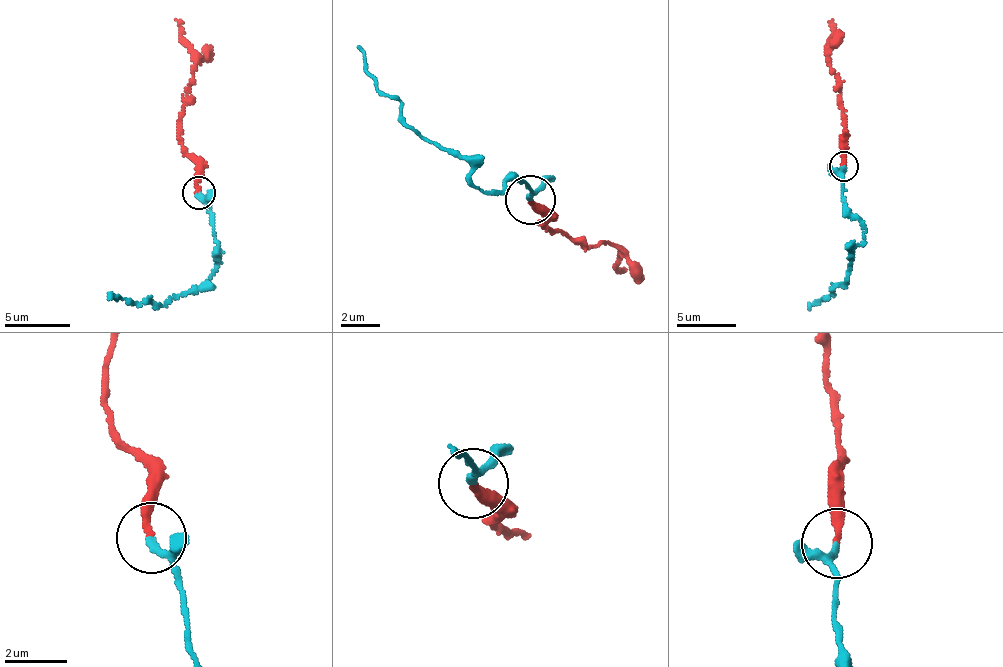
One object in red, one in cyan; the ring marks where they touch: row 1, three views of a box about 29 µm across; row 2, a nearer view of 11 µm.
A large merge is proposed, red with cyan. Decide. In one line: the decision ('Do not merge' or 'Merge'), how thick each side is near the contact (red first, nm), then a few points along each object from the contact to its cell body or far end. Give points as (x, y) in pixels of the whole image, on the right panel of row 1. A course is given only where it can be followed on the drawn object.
Merge. Thickness 200 nm (red) against 150 nm. Course of red: (844, 166), (845, 137), (839, 77), (830, 67), (831, 21). Course of cyan: (844, 166), (846, 209), (861, 222), (863, 237), (853, 246), (844, 282), (809, 304)

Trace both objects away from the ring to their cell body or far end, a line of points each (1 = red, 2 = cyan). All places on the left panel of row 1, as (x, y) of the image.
1: (200, 193), (197, 161), (182, 146), (178, 121), (193, 76), (196, 52), (180, 35), (176, 20)
2: (200, 193), (219, 248), (209, 283), (160, 304), (108, 293)

